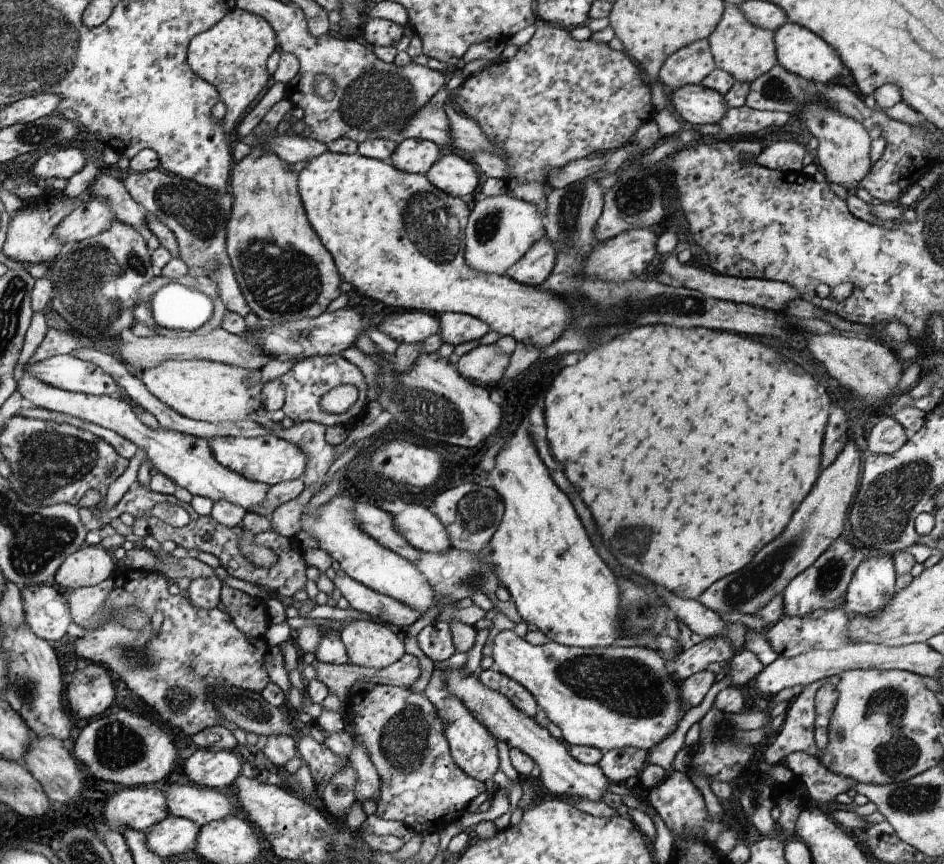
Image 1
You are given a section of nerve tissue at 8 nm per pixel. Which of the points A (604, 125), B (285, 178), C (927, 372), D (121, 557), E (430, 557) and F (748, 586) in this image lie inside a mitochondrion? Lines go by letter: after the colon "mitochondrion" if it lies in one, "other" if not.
A: other
B: other
C: other
D: other
E: other
F: mitochondrion

